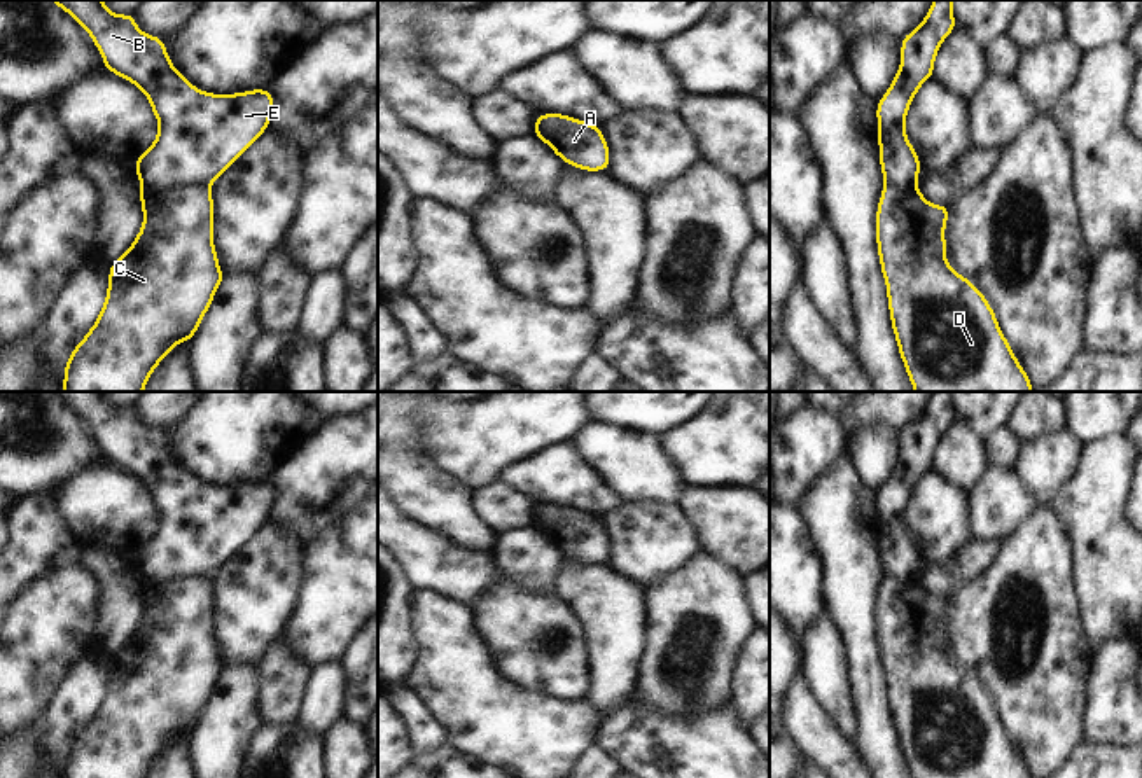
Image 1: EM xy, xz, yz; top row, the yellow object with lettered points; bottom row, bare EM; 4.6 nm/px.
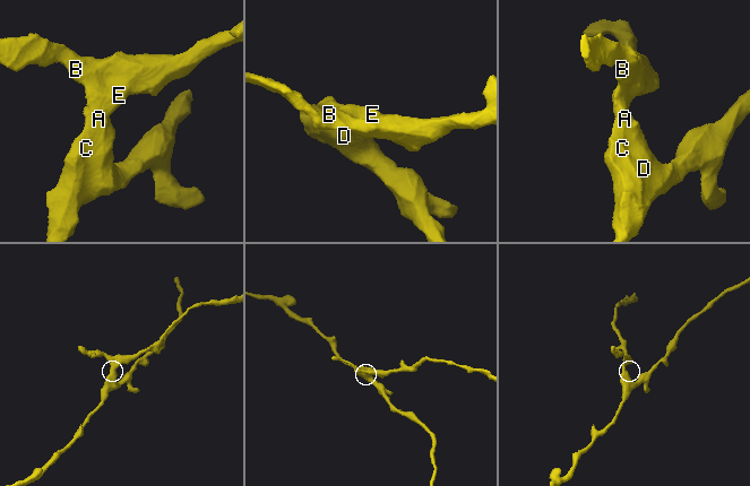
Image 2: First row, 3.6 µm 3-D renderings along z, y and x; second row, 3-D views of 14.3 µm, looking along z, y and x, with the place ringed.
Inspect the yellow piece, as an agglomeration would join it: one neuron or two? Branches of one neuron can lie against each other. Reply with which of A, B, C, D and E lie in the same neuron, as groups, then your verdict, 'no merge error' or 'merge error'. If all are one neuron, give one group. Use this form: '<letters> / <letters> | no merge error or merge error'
A C D / B E | merge error

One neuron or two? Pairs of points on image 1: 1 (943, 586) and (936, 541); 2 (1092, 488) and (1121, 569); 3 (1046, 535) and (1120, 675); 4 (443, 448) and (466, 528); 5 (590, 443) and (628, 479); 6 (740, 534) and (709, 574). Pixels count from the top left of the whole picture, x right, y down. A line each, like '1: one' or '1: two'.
1: two
2: one
3: two
4: two
5: one
6: two

